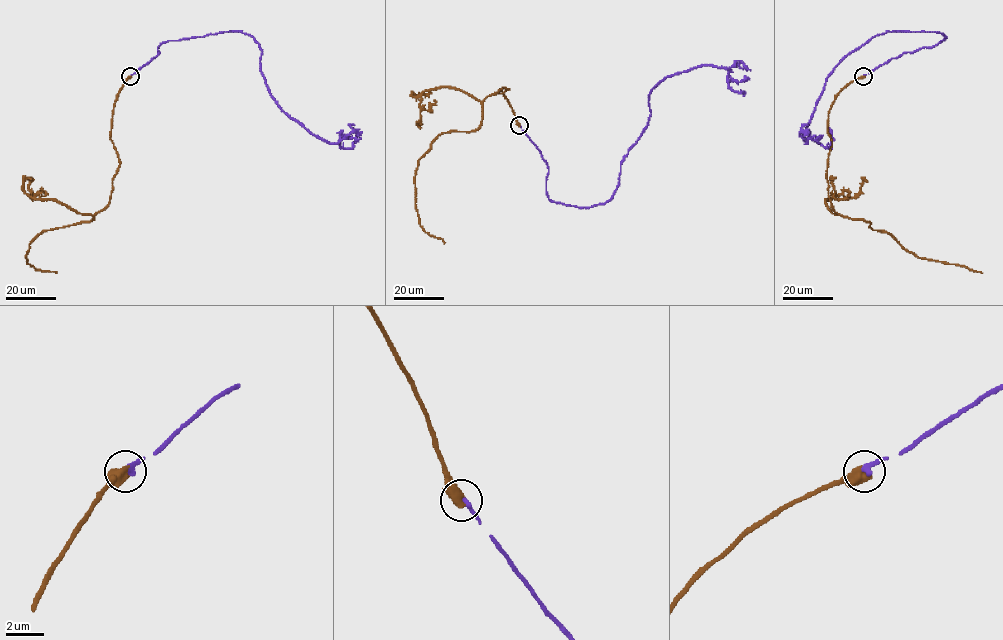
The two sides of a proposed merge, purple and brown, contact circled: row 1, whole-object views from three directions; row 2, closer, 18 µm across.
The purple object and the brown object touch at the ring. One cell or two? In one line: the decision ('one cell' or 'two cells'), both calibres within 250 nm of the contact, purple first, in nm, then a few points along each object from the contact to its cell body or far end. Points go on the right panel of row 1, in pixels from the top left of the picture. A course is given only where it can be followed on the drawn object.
one cell; 320 nm thick on the purple side, 650 nm on the other; purple runs (863, 76), (946, 37), (886, 31), (852, 51), (827, 78), (804, 140), (831, 148), (828, 127); brown runs (863, 76), (838, 94), (828, 113), (832, 209), (869, 221), (920, 258), (982, 273)

